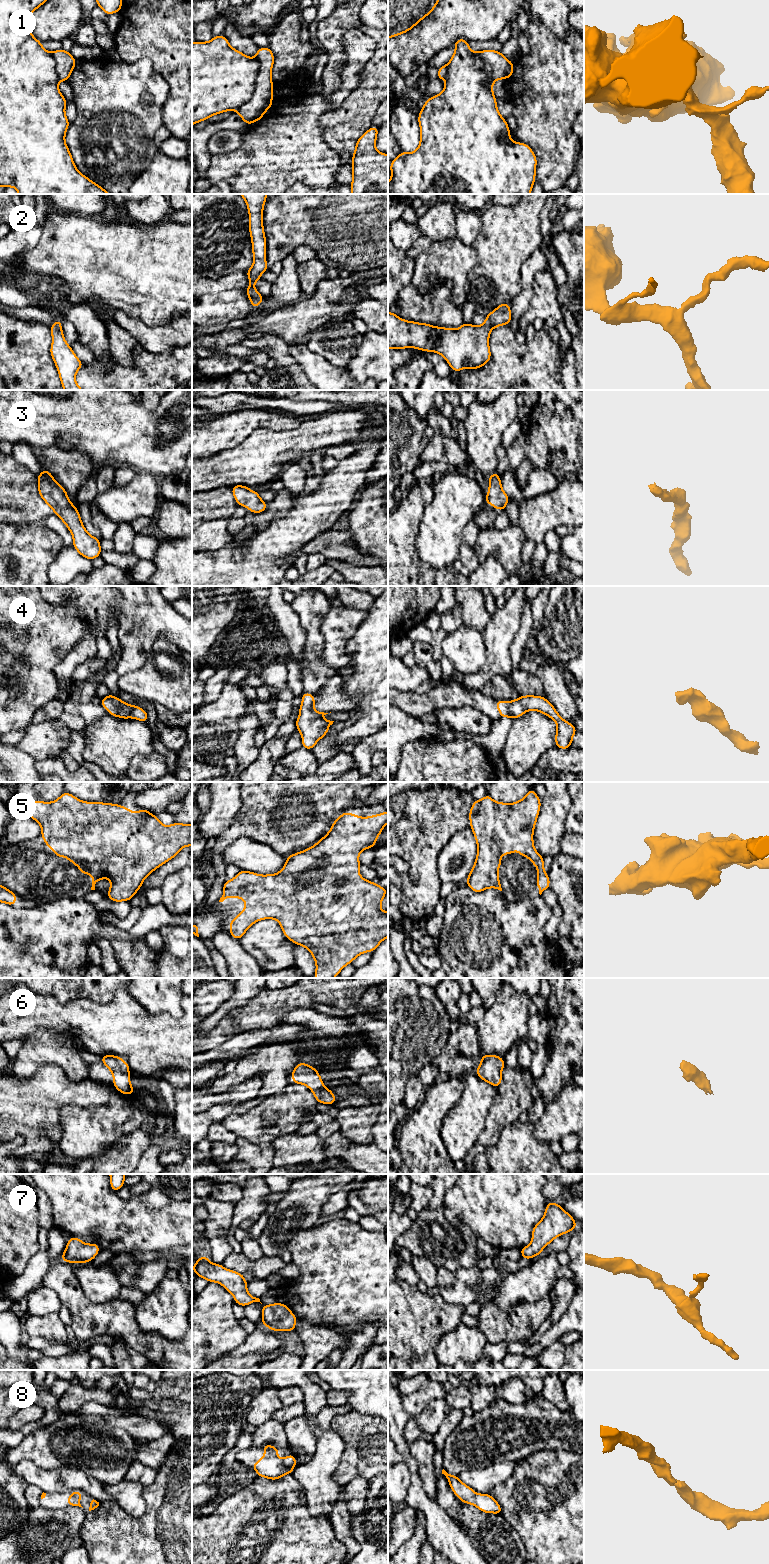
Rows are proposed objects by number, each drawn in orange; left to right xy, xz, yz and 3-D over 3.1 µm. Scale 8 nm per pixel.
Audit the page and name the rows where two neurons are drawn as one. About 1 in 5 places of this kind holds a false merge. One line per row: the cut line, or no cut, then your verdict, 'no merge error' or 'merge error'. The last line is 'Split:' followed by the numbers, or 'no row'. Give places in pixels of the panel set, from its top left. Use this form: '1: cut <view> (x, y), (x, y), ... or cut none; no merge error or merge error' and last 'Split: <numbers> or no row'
1: cut xz (255, 58), (259, 64), (259, 71), (254, 91), (236, 110); merge error
2: cut none; no merge error
3: cut none; no merge error
4: cut none; no merge error
5: cut none; no merge error
6: cut none; no merge error
7: cut none; no merge error
8: cut none; no merge error
Split: 1

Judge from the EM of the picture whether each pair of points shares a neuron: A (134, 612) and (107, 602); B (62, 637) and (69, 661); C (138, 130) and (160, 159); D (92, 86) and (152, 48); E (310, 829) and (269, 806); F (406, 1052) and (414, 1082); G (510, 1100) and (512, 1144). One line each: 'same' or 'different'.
A: different
B: different
C: different
D: different
E: same
F: different
G: different

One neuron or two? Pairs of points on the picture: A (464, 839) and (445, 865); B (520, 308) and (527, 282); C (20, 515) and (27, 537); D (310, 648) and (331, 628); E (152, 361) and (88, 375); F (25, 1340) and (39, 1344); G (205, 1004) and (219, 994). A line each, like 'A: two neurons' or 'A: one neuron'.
A: one neuron
B: one neuron
C: two neurons
D: two neurons
E: one neuron
F: one neuron
G: one neuron

